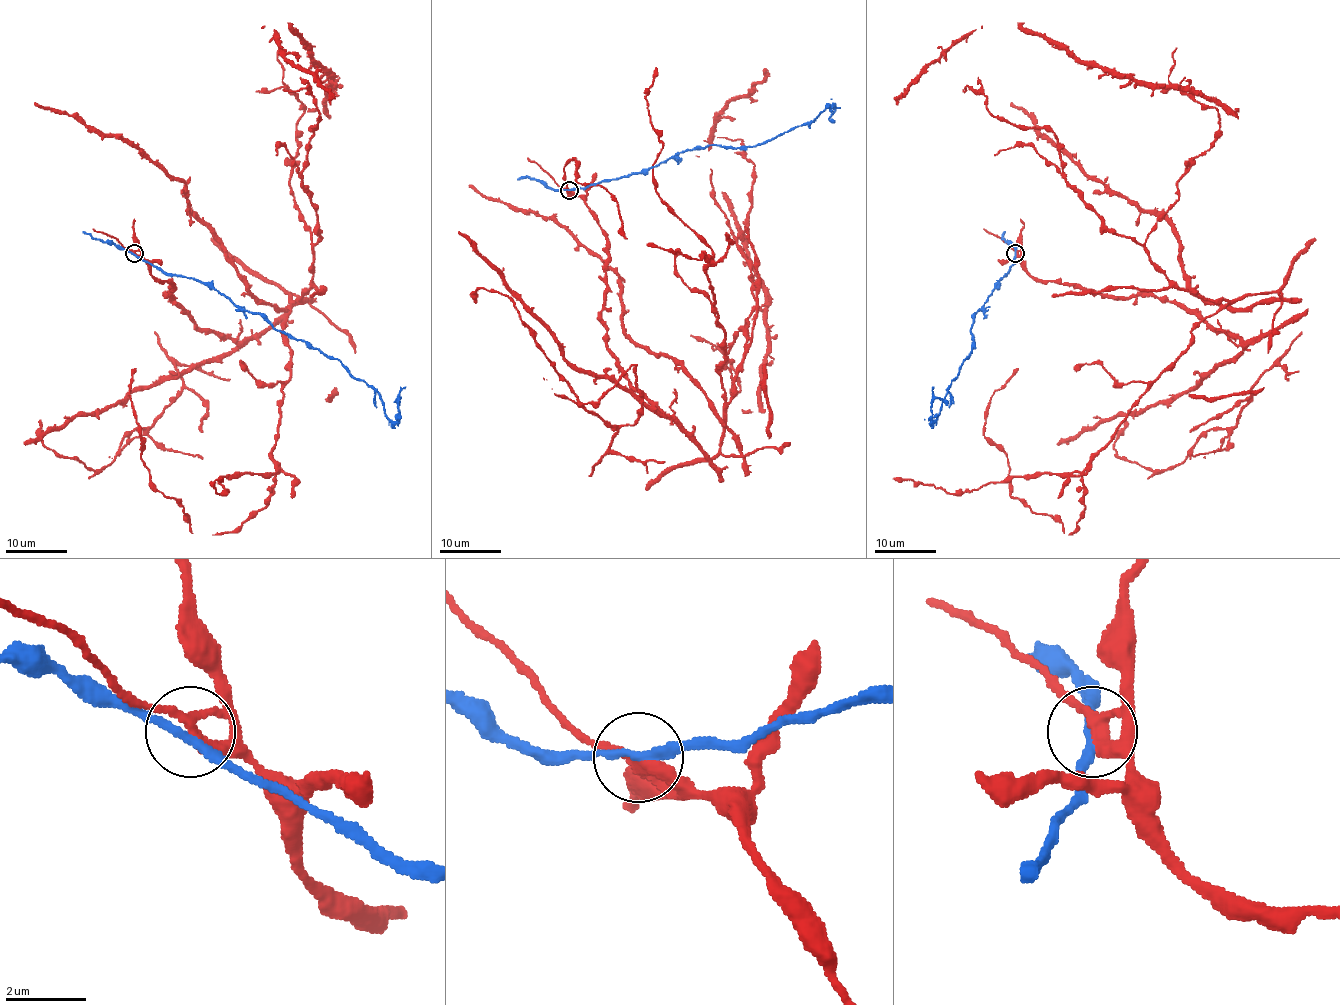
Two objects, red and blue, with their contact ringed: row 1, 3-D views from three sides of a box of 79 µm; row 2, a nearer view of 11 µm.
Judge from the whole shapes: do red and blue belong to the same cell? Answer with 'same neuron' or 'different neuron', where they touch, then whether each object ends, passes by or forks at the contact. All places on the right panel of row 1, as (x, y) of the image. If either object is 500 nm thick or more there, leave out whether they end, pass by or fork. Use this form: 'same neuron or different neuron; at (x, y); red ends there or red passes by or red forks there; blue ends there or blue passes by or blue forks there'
different neuron; at (1015, 253); red passes by; blue passes by

